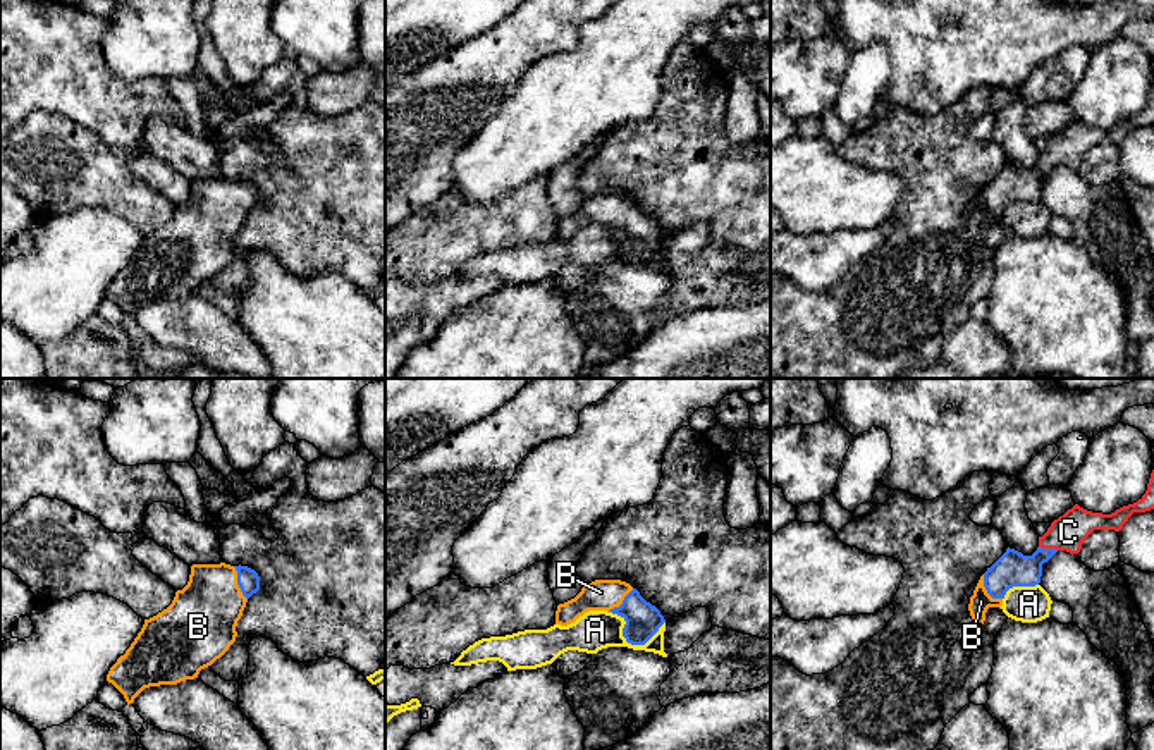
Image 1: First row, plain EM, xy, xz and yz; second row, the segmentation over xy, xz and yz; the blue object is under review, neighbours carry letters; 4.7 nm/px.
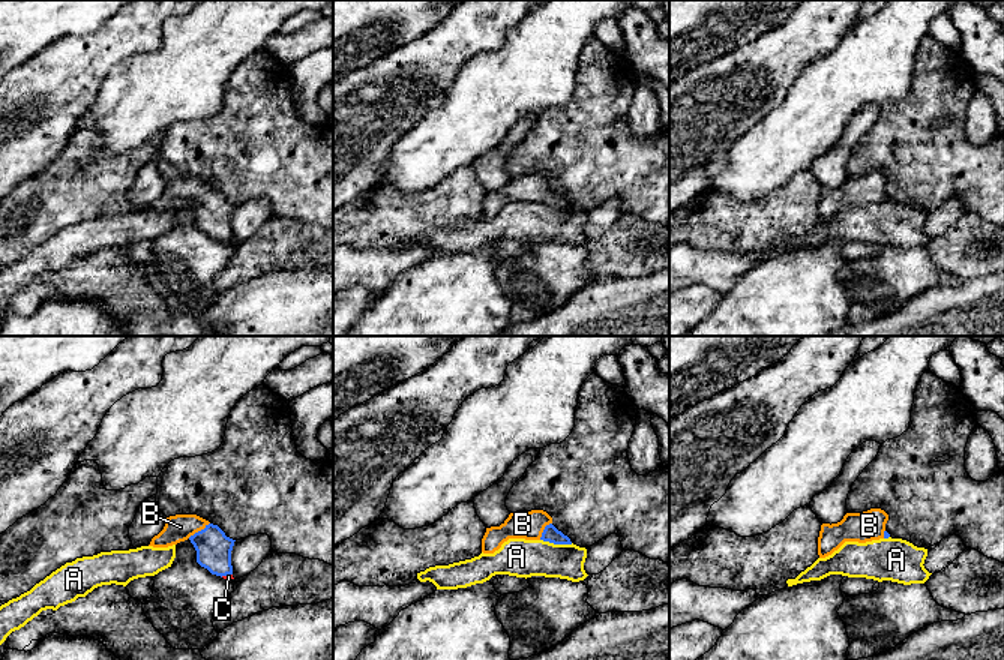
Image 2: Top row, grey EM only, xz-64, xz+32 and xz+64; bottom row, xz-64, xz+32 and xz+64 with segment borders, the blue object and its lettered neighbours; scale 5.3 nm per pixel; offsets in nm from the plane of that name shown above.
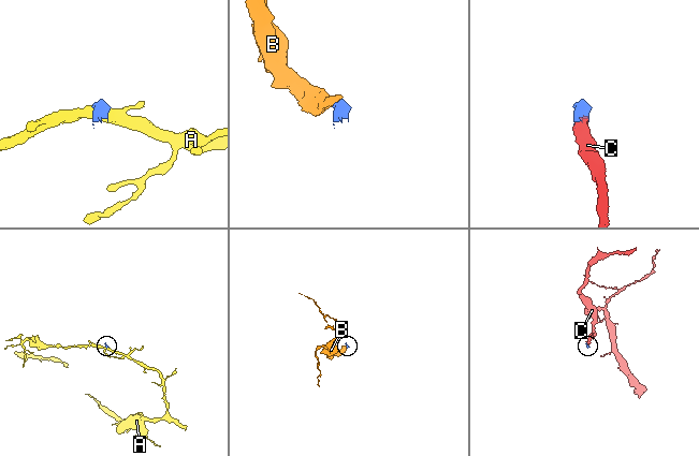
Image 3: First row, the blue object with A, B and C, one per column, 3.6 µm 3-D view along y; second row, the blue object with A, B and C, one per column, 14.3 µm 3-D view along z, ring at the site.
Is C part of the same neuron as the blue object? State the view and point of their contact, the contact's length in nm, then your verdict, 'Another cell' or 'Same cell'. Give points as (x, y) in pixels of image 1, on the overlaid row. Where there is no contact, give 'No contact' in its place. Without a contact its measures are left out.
Touches blue at yz (1048, 549). Shared border 90 nm. Same cell

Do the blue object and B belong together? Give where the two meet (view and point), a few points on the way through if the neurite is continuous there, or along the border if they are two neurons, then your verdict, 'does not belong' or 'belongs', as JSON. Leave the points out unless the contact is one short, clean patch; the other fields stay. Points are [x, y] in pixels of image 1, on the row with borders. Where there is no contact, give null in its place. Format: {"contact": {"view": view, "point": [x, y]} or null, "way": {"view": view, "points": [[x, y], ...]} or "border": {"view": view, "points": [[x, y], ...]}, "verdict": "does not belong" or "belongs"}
{"contact": {"view": "xy", "point": [238, 584]}, "way": {"view": "xy", "points": [[248, 580], [238, 584], [202, 620]]}, "verdict": "belongs"}

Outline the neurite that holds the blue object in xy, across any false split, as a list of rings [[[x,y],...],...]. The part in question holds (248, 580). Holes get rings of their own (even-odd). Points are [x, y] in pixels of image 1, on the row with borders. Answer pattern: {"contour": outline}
{"contour": [[[193,564],[189,581],[175,592],[172,604],[144,624],[131,647],[110,667],[107,681],[132,704],[150,686],[177,685],[198,678],[236,642],[237,621],[248,599],[260,590],[260,576],[248,566]]]}

